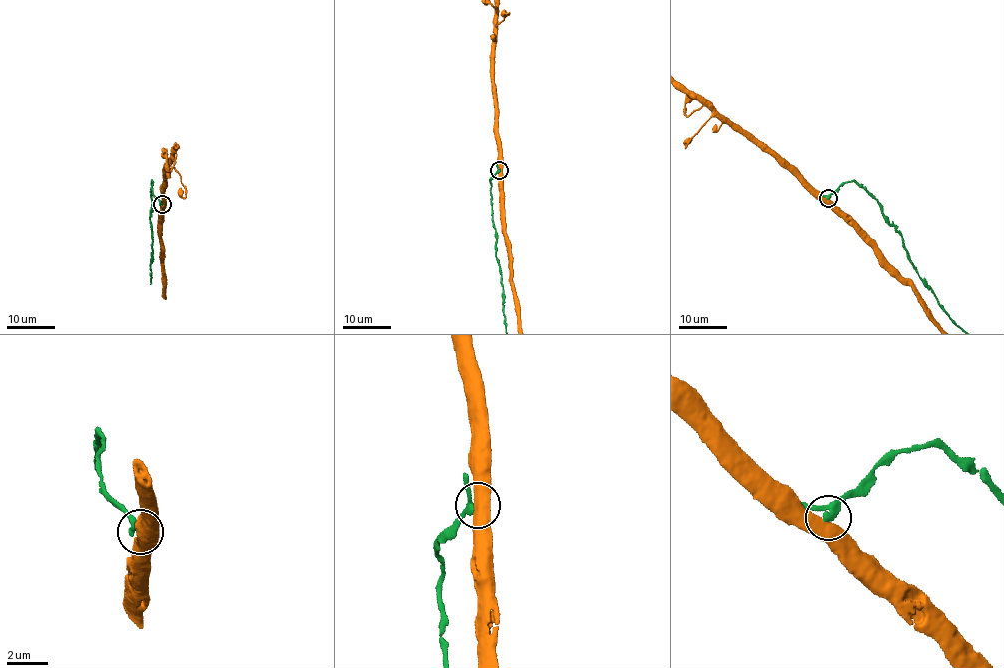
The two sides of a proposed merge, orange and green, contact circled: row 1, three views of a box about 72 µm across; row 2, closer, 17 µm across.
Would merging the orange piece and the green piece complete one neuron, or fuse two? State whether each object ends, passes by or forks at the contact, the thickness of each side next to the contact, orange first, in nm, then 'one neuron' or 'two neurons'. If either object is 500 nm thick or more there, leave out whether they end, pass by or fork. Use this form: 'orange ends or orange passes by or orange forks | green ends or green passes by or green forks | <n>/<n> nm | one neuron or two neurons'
500/300 nm | two neurons

